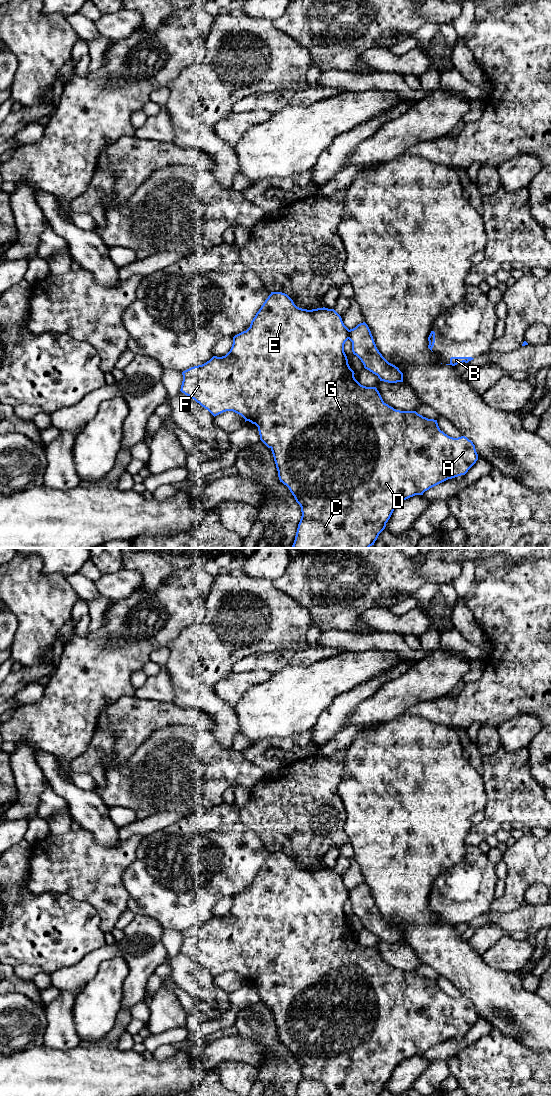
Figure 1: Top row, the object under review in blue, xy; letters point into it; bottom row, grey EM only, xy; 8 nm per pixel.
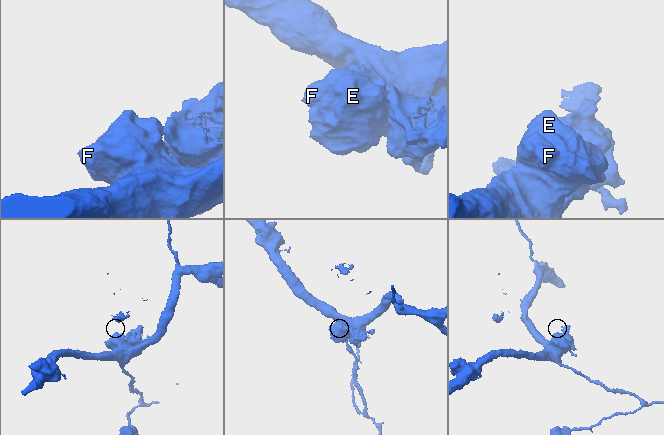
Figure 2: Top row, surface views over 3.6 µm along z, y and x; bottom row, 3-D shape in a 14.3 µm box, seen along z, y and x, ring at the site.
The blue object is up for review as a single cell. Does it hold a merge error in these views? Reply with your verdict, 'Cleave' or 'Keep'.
Cleave

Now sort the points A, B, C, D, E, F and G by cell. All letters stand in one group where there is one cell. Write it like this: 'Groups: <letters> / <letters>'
Groups: A C D E F G / B

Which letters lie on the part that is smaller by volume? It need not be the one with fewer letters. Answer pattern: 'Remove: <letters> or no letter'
Remove: B

